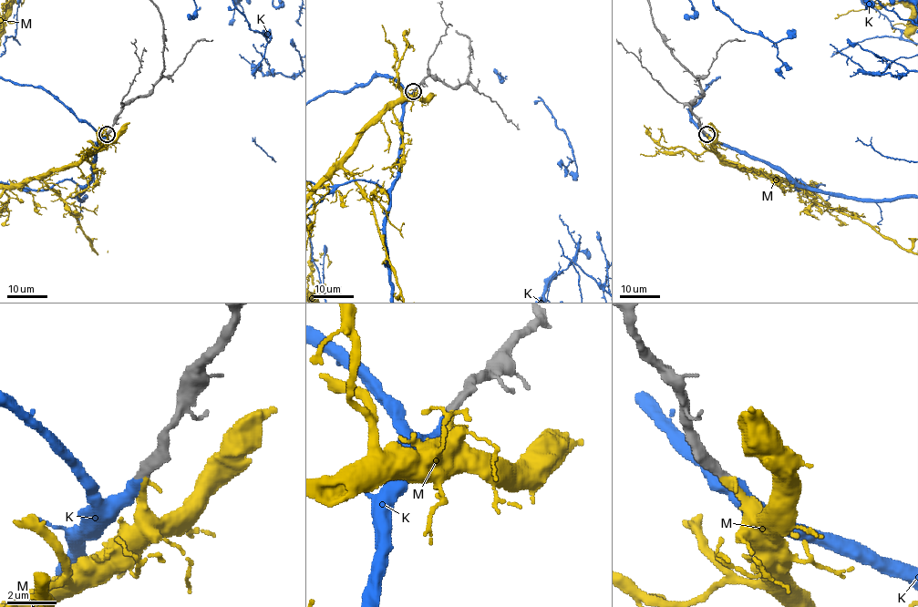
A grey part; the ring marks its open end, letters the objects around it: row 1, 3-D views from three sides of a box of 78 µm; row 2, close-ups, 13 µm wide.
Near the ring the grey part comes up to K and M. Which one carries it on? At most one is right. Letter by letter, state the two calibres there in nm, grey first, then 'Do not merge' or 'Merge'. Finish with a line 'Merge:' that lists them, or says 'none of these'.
K: Thickness 360 nm (grey) against 320 nm. Merge
M: Thickness 400 nm (grey) against 320 nm. Do not merge
Merge: K

